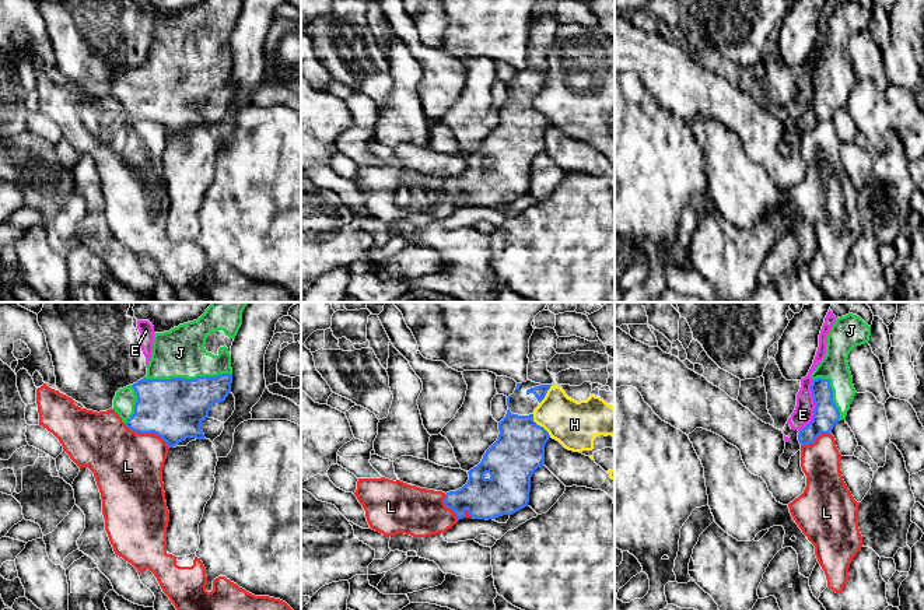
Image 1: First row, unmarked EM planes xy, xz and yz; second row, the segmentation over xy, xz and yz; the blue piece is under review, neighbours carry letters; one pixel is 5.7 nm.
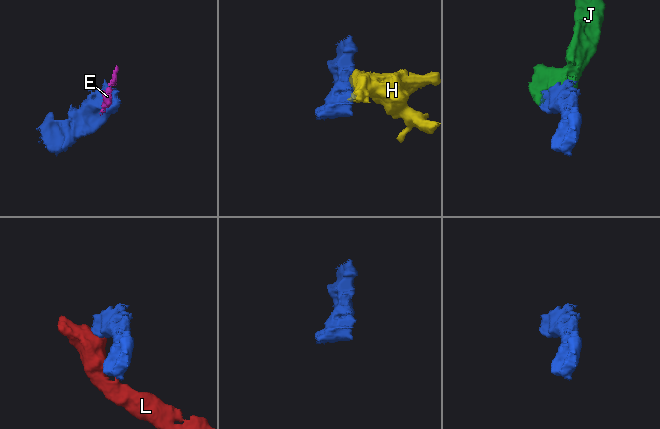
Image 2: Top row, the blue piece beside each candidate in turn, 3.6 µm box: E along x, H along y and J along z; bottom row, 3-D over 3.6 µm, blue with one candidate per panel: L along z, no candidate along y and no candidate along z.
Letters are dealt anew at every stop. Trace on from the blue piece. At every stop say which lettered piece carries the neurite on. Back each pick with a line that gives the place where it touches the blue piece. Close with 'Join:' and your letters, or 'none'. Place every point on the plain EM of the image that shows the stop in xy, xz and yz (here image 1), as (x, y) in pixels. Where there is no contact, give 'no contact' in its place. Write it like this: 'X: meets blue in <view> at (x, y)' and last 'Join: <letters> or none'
J: meets blue in xy at (188, 66)
Join: J

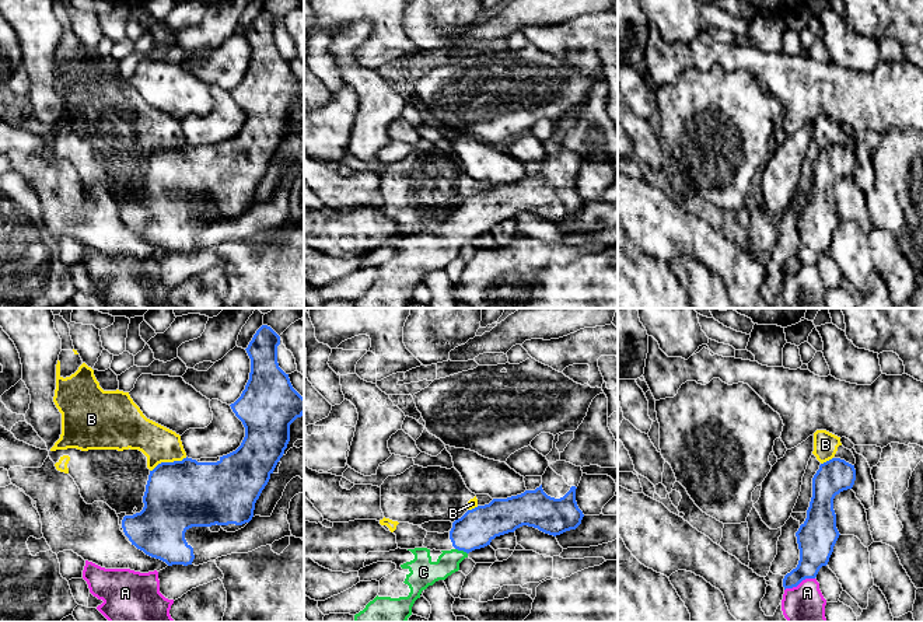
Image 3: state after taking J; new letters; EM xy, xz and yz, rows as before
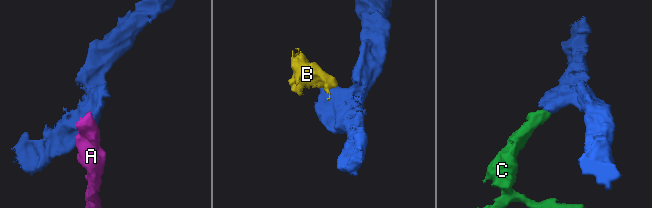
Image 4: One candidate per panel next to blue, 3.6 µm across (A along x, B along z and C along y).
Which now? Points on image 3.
C: meets blue in xz at (461, 236)
Join: C

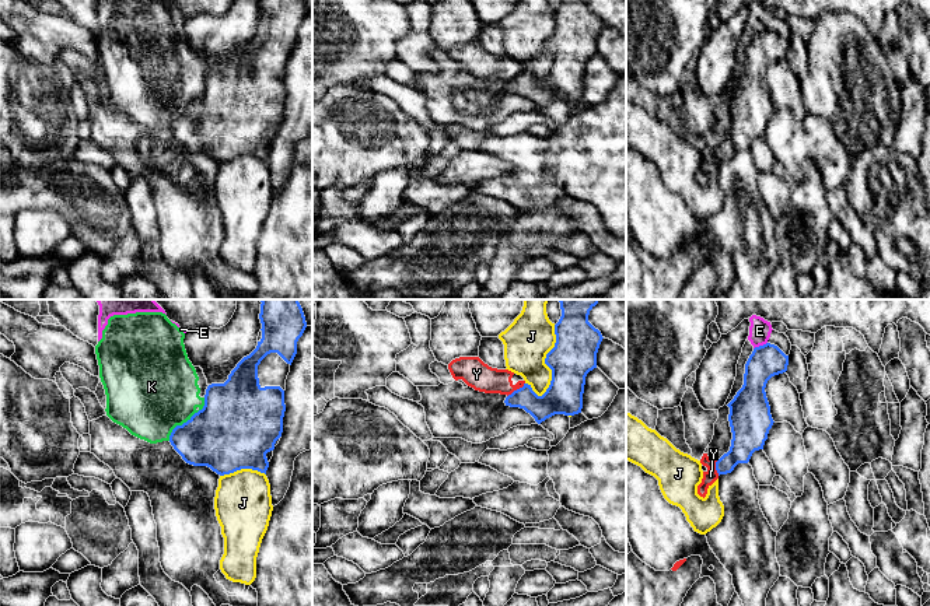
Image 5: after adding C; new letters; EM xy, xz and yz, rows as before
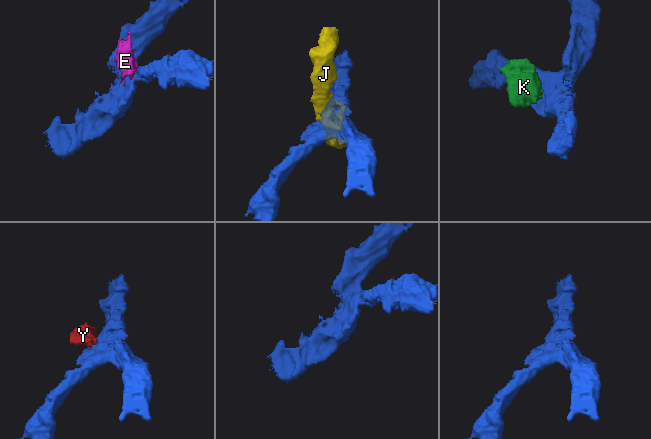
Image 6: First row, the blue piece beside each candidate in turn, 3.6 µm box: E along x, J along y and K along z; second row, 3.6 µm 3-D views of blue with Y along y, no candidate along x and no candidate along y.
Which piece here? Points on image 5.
Join: none

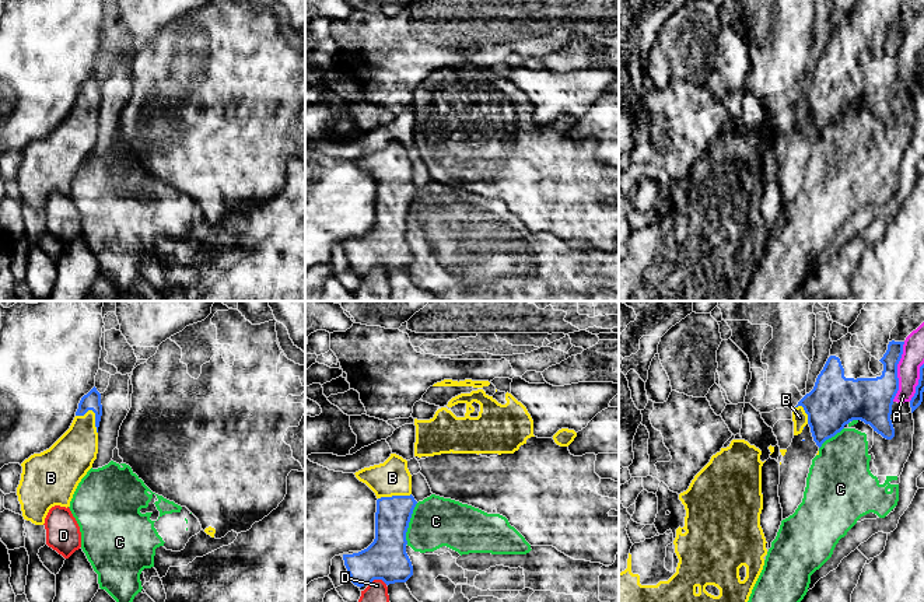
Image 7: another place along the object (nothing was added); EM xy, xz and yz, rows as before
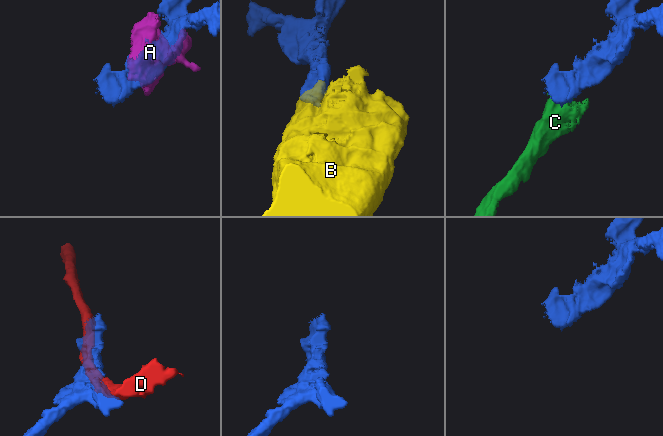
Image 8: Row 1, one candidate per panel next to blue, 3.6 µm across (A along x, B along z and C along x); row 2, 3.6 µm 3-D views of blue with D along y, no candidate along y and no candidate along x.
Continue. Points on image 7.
B: meets blue in xy at (95, 101)
Join: B

